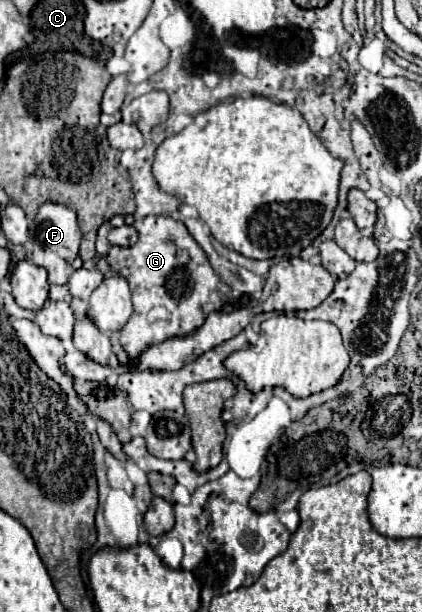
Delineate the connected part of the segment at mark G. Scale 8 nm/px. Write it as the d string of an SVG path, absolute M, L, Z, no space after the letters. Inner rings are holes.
M147 216L133 224L139 240L131 248L111 246L107 264L121 274L133 292L133 314L121 330L121 346L137 358L149 346L169 338L185 338L195 332L203 320L231 300L231 288L211 268L201 246L191 238L187 226L171 216Z

